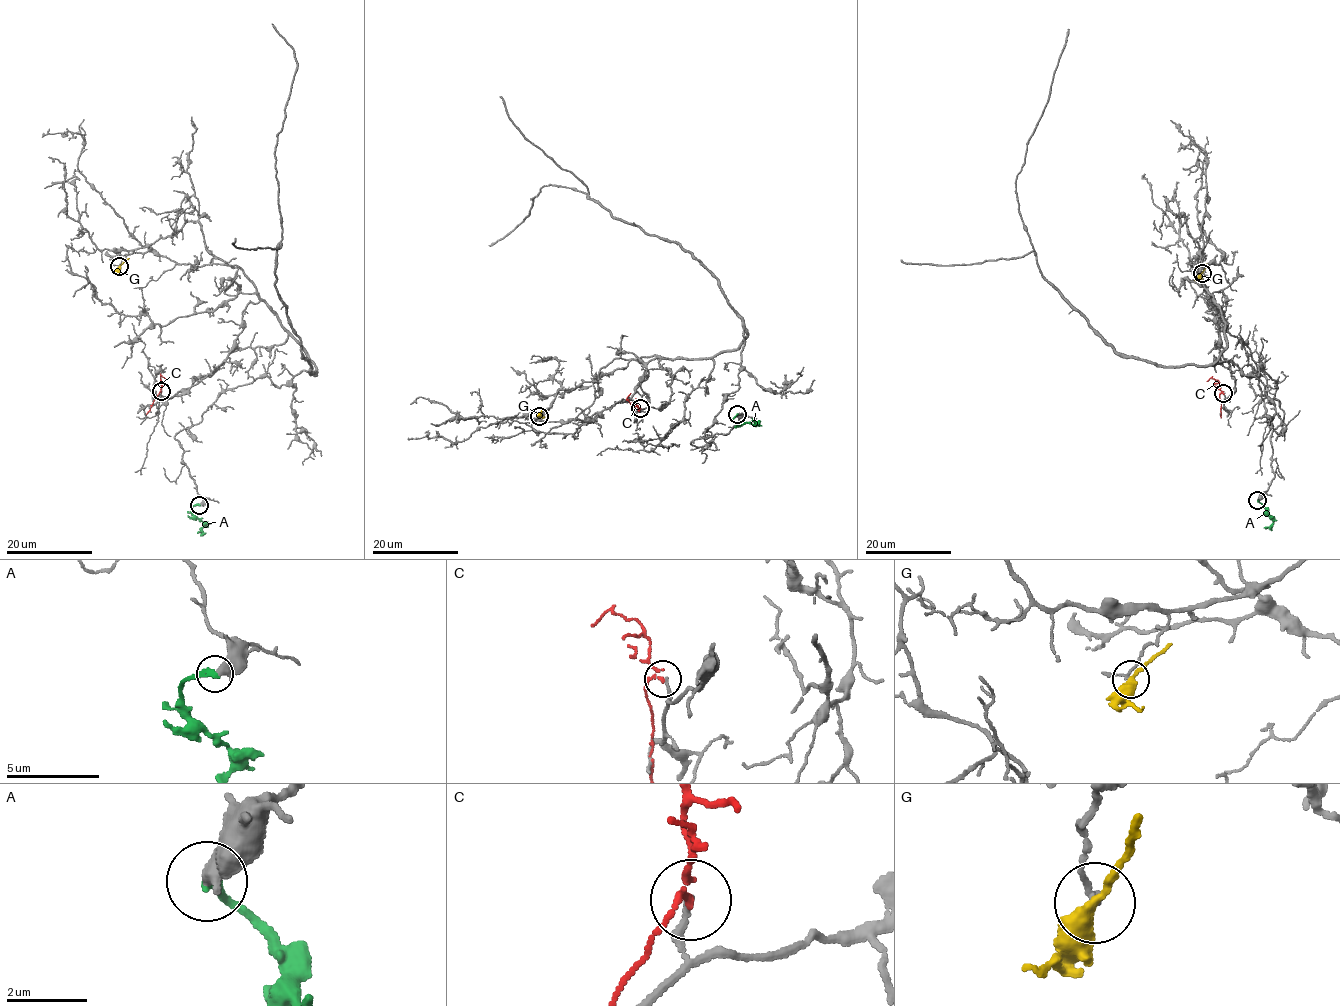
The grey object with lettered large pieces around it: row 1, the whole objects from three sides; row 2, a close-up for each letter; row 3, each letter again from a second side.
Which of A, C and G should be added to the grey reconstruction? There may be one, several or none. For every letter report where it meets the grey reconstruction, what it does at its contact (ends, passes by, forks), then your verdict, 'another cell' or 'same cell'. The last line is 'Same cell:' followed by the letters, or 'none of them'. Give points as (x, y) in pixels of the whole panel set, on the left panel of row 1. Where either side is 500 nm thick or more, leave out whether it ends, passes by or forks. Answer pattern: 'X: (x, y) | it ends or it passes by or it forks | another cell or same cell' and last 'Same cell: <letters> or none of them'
A: (199, 505) | it ends | another cell
C: (161, 391) | it passes by | another cell
G: (119, 266) | it passes by | another cell
Same cell: none of them

